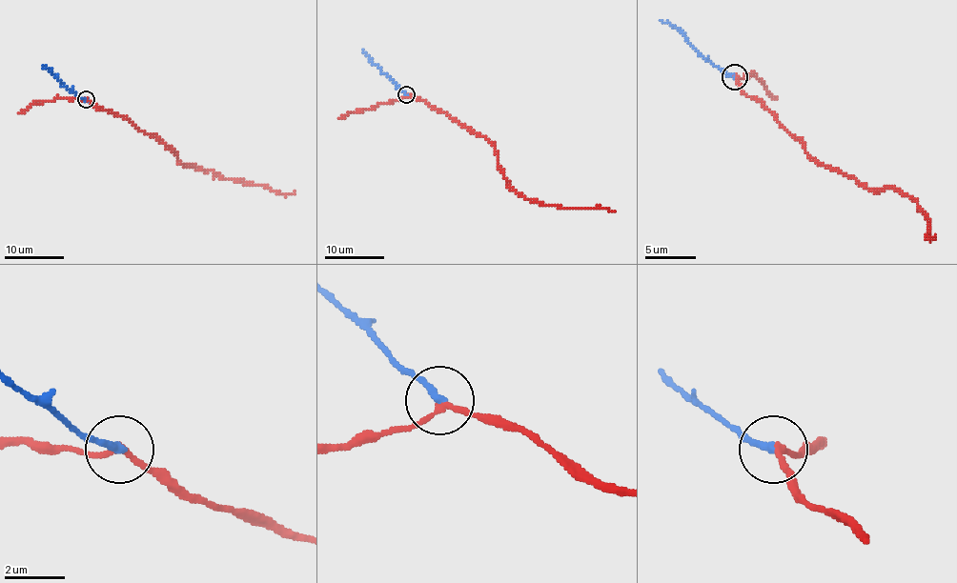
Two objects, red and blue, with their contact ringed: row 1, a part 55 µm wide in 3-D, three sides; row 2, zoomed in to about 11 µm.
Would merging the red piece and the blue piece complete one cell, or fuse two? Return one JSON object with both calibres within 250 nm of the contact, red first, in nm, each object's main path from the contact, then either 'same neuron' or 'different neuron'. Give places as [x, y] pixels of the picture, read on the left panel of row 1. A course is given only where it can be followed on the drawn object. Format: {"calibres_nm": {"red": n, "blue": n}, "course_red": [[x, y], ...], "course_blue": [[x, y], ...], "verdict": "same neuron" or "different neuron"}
{"calibres_nm": {"red": 180, "blue": 260}, "course_red": [[85, 99], [126, 117], [163, 142], [183, 165], [214, 170], [225, 178], [262, 184], [280, 193], [294, 191]], "course_blue": [[85, 99], [77, 97], [43, 66]], "verdict": "same neuron"}

